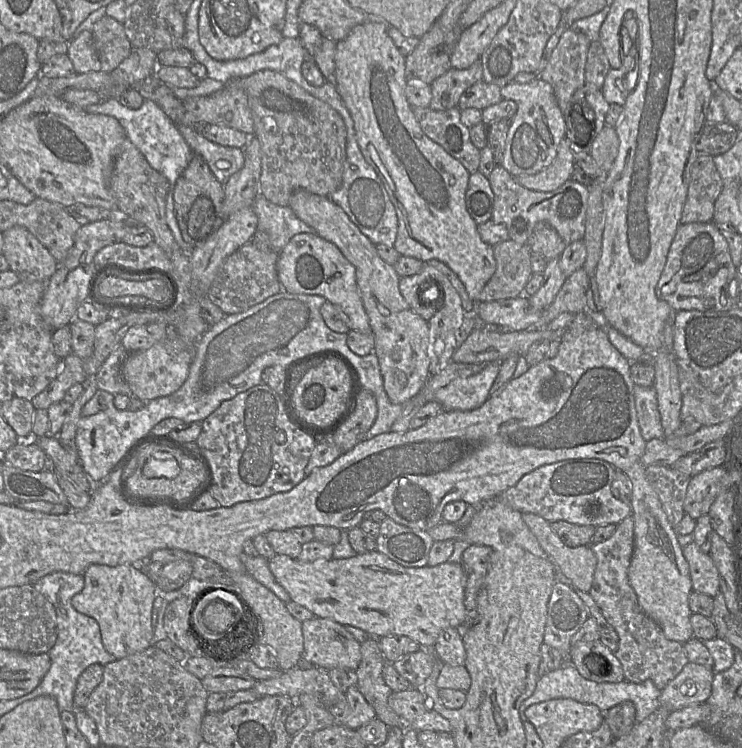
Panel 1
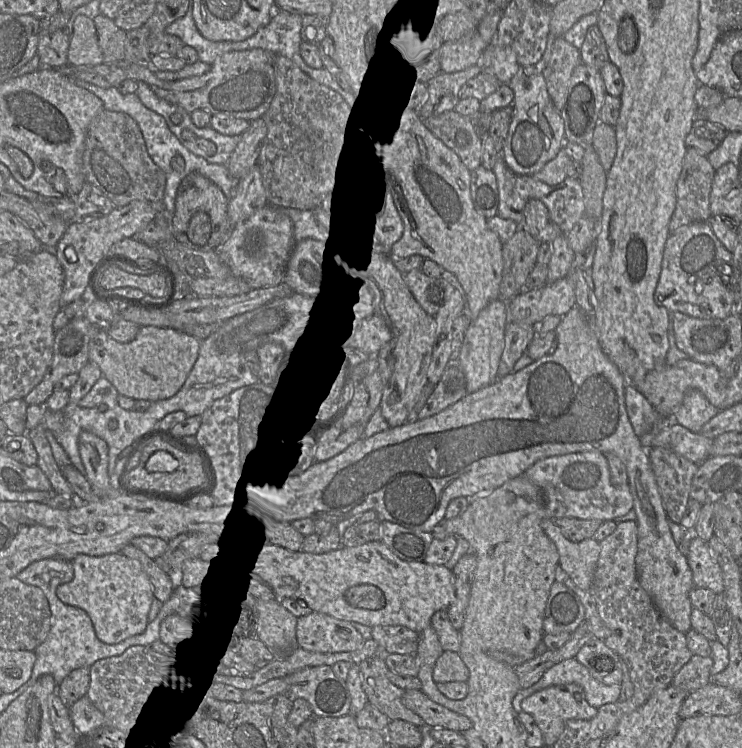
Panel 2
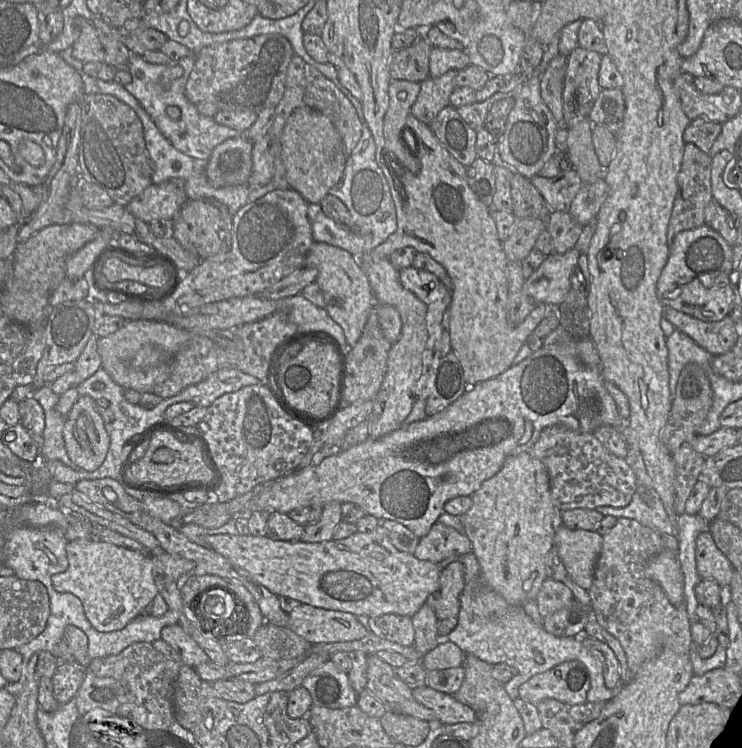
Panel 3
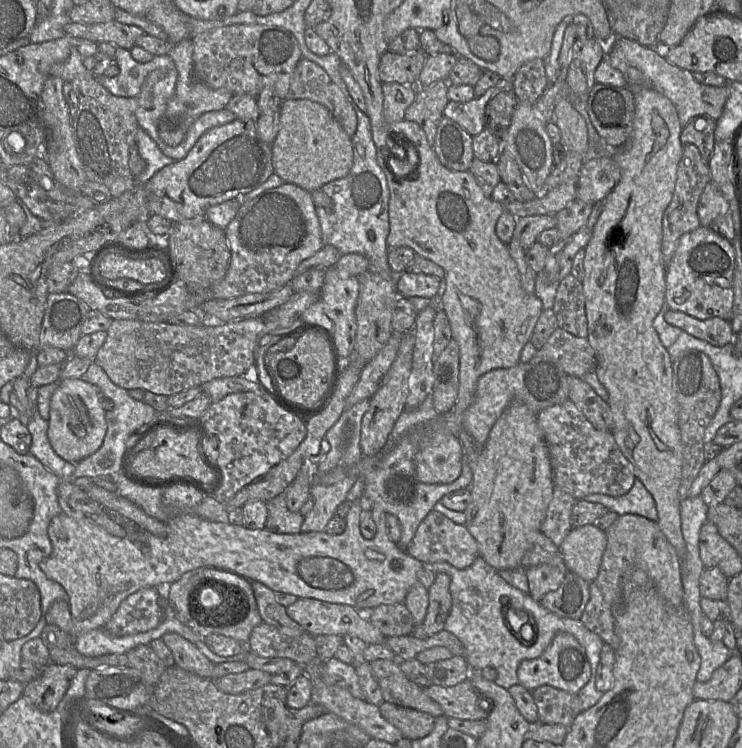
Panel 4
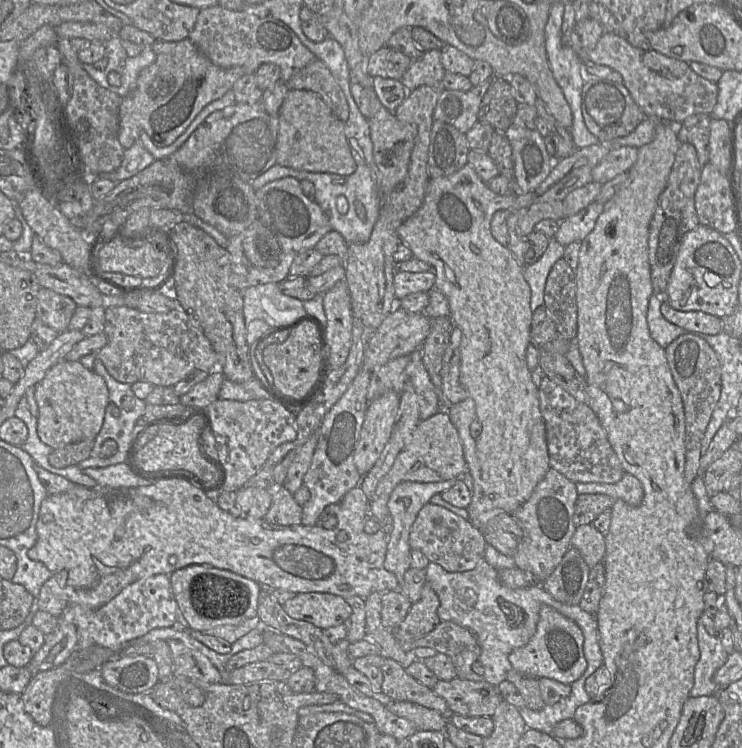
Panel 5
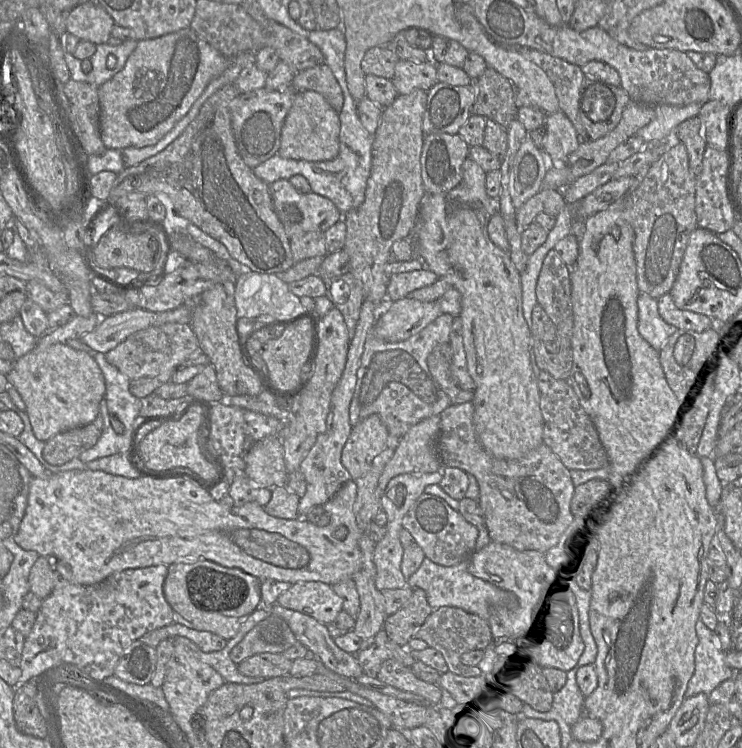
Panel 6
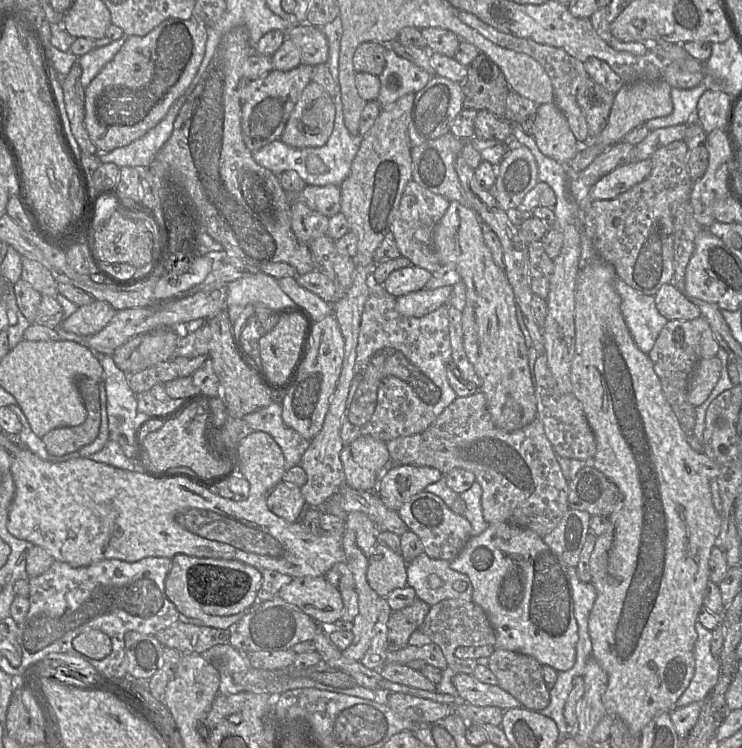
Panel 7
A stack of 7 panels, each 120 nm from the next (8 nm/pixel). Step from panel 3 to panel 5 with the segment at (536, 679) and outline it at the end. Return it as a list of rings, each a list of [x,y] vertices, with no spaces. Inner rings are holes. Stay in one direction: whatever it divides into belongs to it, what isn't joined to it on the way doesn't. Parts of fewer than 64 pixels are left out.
[[[543,605],[539,611],[535,634],[525,646],[513,650],[508,658],[513,669],[523,675],[572,684],[582,676],[587,667],[583,642],[583,633],[574,621],[552,607]]]

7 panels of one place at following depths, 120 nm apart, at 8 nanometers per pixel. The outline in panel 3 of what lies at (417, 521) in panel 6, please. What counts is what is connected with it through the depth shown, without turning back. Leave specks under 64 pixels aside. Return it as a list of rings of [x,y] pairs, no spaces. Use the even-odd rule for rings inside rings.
[[[437,521],[422,537],[413,556],[422,561],[439,564],[454,555],[472,552],[472,544],[465,533]]]

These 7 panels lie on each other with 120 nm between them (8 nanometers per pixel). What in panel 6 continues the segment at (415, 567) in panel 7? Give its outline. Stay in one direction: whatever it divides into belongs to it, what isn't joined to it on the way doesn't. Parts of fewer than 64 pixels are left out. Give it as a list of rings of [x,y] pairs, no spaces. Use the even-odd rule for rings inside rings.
[[[424,558],[419,569],[408,579],[407,585],[412,589],[421,588],[424,590],[433,611],[444,606],[456,607],[486,621],[492,613],[492,608],[508,606],[515,601],[515,595],[512,592],[500,589],[490,582],[473,576],[468,571],[468,567],[469,560],[458,565],[445,567]]]

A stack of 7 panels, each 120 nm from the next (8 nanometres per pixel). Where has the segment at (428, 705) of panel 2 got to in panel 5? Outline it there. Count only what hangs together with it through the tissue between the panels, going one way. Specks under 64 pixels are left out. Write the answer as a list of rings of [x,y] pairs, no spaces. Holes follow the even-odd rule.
[[[439,680],[432,690],[446,701],[452,713],[466,717],[492,717],[503,699],[497,687],[485,680]]]

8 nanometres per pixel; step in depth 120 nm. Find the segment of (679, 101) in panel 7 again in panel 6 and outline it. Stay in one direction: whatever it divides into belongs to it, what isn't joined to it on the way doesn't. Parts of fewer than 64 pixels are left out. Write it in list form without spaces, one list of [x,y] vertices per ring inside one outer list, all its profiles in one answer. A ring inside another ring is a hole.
[[[699,103],[686,106],[657,105],[654,120],[639,129],[635,135],[640,136],[646,143],[671,139],[681,123],[699,116],[702,105]]]

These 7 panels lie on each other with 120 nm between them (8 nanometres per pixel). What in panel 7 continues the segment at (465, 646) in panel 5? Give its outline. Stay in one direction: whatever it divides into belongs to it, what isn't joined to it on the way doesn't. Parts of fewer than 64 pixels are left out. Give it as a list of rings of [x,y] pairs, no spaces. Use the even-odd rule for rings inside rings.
[[[446,599],[430,607],[427,616],[418,629],[423,634],[428,636],[432,643],[438,645],[444,657],[446,658],[448,666],[455,671],[455,673],[472,674],[478,665],[476,659],[460,659],[455,656],[455,650],[461,646],[484,646],[495,644],[496,637],[494,630],[480,606],[473,601],[466,601],[461,599]]]

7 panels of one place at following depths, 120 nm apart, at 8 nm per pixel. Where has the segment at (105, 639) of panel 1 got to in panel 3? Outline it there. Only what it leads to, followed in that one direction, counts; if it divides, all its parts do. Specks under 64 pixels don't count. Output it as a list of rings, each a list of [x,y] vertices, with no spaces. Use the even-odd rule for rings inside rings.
[[[77,539],[66,544],[68,569],[52,576],[57,592],[71,593],[82,603],[85,615],[98,632],[122,630],[142,615],[158,594],[155,577],[165,574],[173,581],[192,574],[193,561],[164,551],[141,553],[101,540]]]

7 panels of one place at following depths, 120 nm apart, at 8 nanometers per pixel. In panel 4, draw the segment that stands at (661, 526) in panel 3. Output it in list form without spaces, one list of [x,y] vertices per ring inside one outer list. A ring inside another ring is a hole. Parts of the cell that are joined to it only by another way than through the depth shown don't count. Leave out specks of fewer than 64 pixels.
[[[636,478],[632,488],[622,496],[605,494],[589,494],[583,498],[594,503],[600,503],[608,510],[620,515],[636,514],[657,522],[658,513],[655,501],[644,484]]]

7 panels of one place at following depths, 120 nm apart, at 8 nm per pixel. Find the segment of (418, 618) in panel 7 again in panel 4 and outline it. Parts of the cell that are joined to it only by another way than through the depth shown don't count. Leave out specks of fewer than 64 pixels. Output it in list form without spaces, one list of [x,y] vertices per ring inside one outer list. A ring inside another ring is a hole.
[[[437,573],[428,589],[428,609],[424,621],[415,625],[412,636],[429,638],[444,630],[446,620],[452,607],[450,594],[451,578],[446,573]]]

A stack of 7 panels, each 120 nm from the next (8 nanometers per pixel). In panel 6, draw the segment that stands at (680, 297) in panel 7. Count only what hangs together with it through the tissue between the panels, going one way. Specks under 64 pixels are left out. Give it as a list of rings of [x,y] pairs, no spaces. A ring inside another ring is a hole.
[[[670,293],[661,296],[657,301],[662,319],[677,329],[702,332],[714,326],[714,320],[706,315],[677,308]]]

